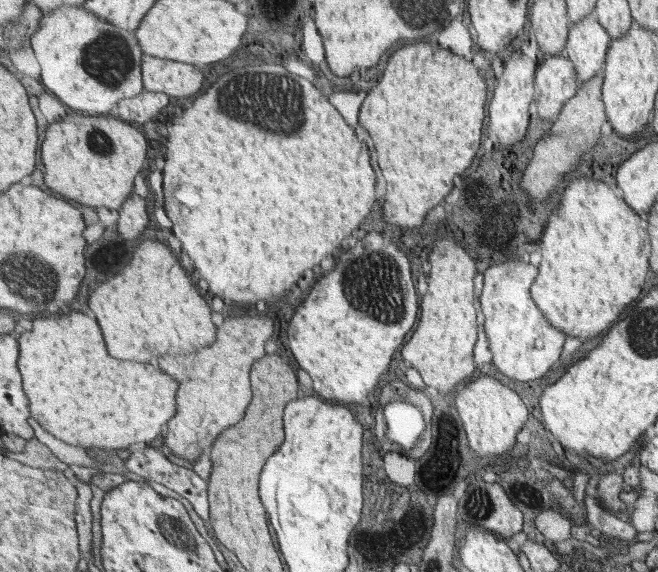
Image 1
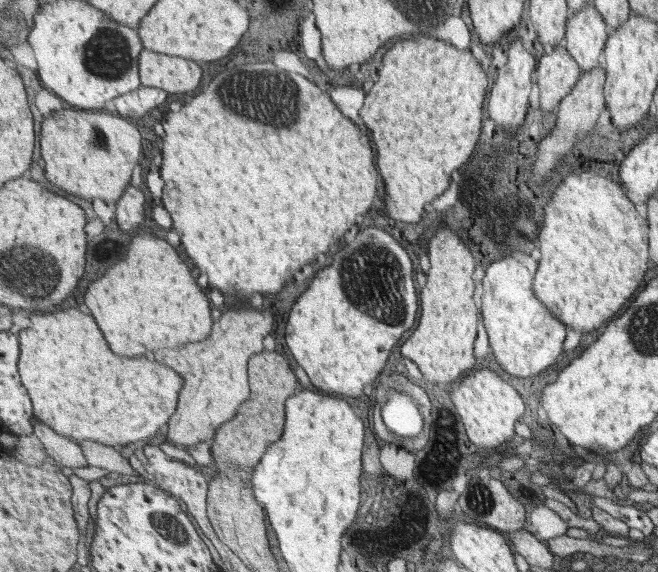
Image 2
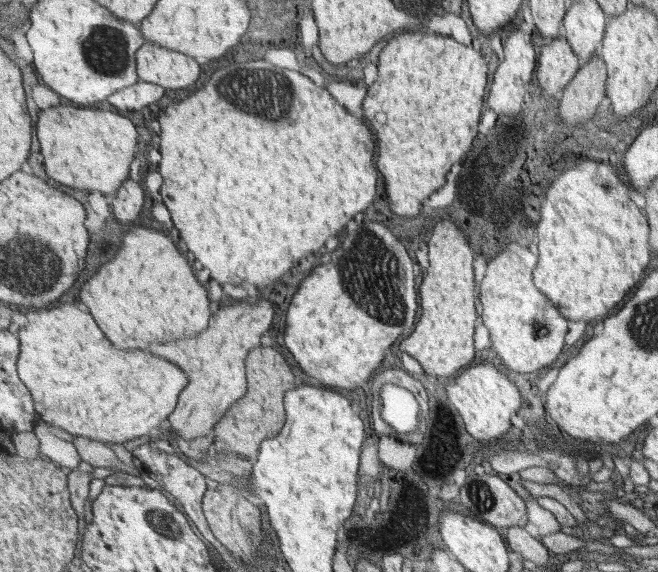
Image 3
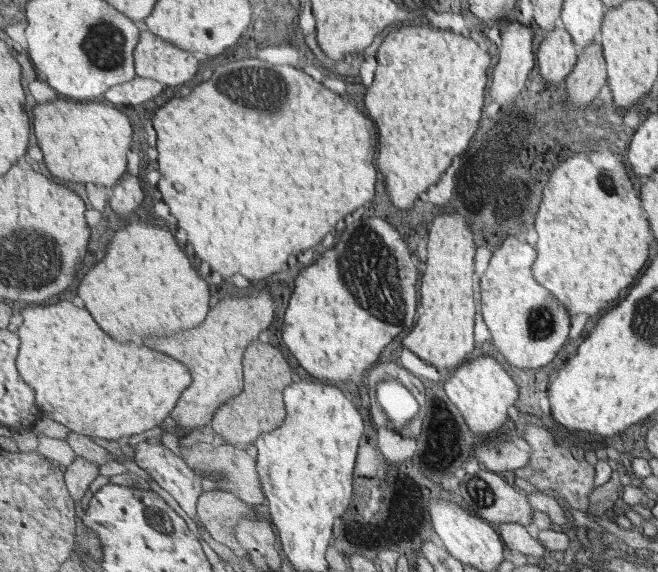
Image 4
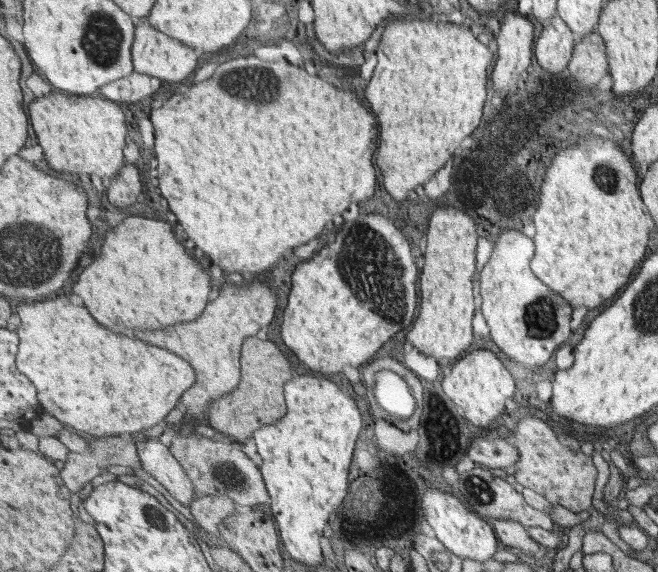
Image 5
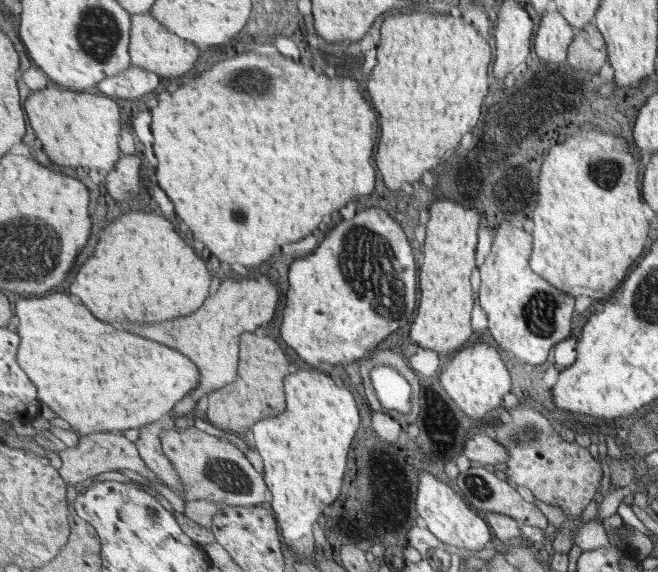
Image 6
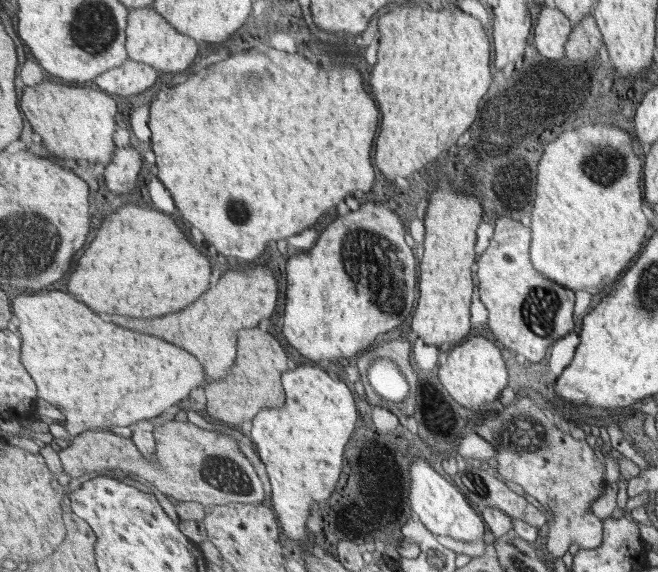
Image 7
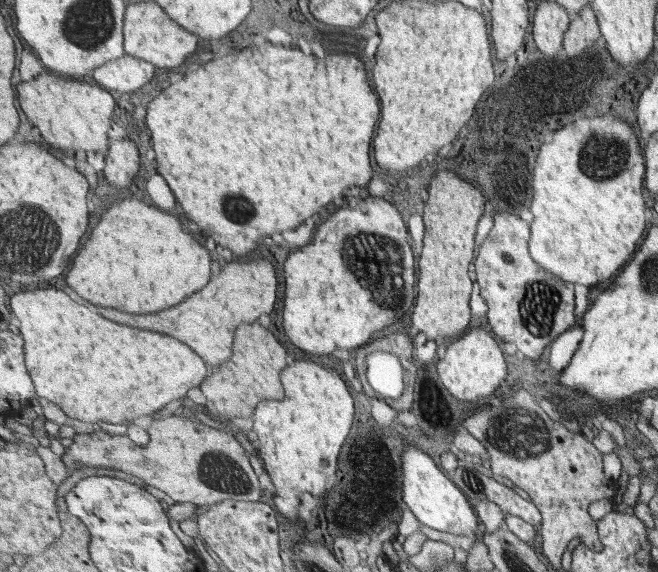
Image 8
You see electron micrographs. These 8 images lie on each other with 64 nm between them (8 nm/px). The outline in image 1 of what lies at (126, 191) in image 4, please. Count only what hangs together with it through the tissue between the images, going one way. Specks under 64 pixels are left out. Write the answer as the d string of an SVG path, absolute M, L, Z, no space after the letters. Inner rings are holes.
M133 194L119 212L118 232L127 240L137 240L141 234L145 234L149 226L149 214L147 214L147 202L145 198Z

